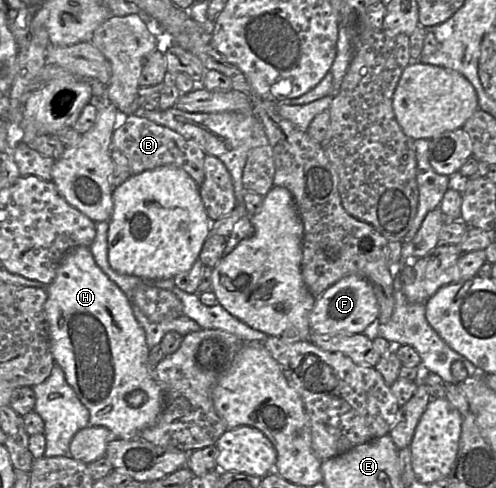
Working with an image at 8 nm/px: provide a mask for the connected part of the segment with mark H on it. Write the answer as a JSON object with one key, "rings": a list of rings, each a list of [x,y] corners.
{"rings":[[[89,247],[70,251],[61,261],[54,280],[46,286],[46,322],[54,361],[65,375],[78,399],[90,413],[89,425],[103,426],[122,440],[140,438],[140,433],[154,426],[163,409],[159,384],[149,366],[150,348],[143,328],[134,317],[131,301],[97,265]]]}

